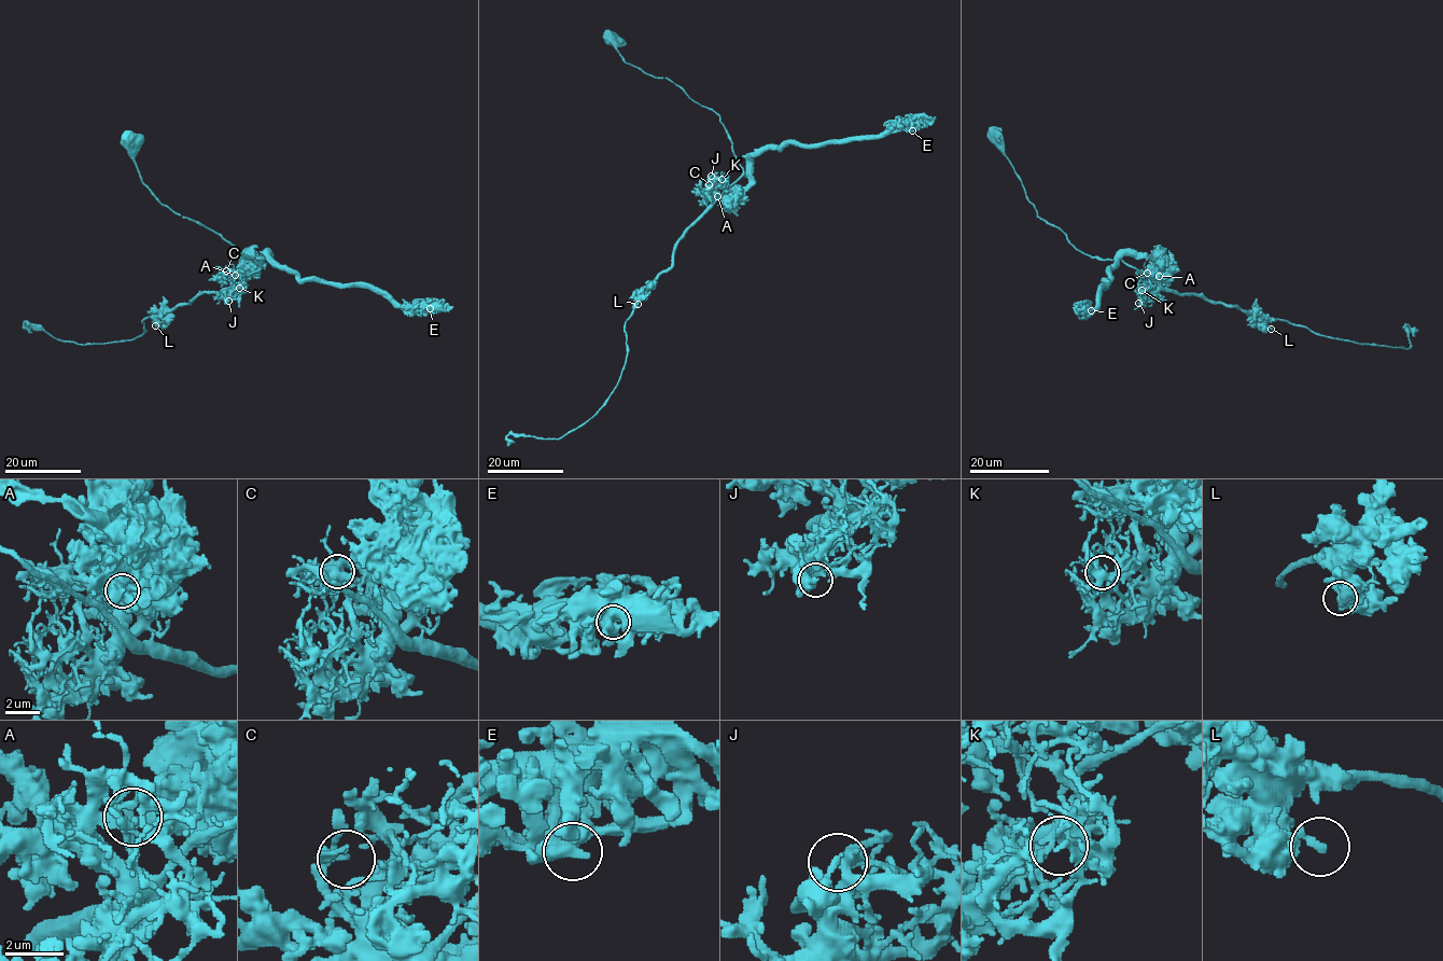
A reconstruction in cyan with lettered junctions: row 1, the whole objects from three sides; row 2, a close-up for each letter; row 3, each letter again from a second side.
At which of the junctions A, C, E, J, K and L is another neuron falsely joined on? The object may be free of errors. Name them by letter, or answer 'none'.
A

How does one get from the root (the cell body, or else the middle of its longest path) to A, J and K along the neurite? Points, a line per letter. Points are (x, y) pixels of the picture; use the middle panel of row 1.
A: (610, 38), (607, 42), (626, 63), (670, 79), (719, 117), (742, 173), (723, 196), (716, 196)
J: (610, 38), (607, 42), (626, 63), (670, 79), (719, 117), (742, 173), (720, 195), (712, 186), (711, 176)
K: (610, 38), (607, 42), (626, 63), (670, 79), (719, 117), (742, 170), (717, 194), (715, 191), (722, 179)

